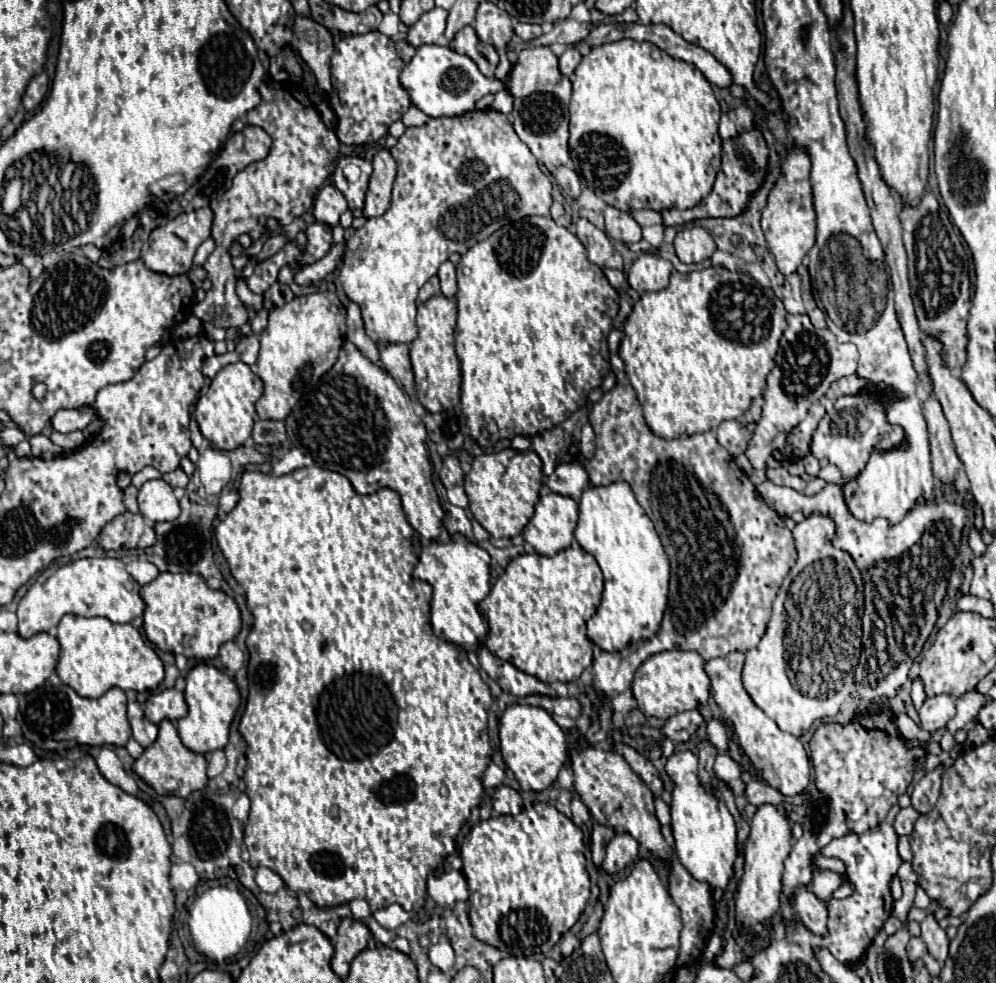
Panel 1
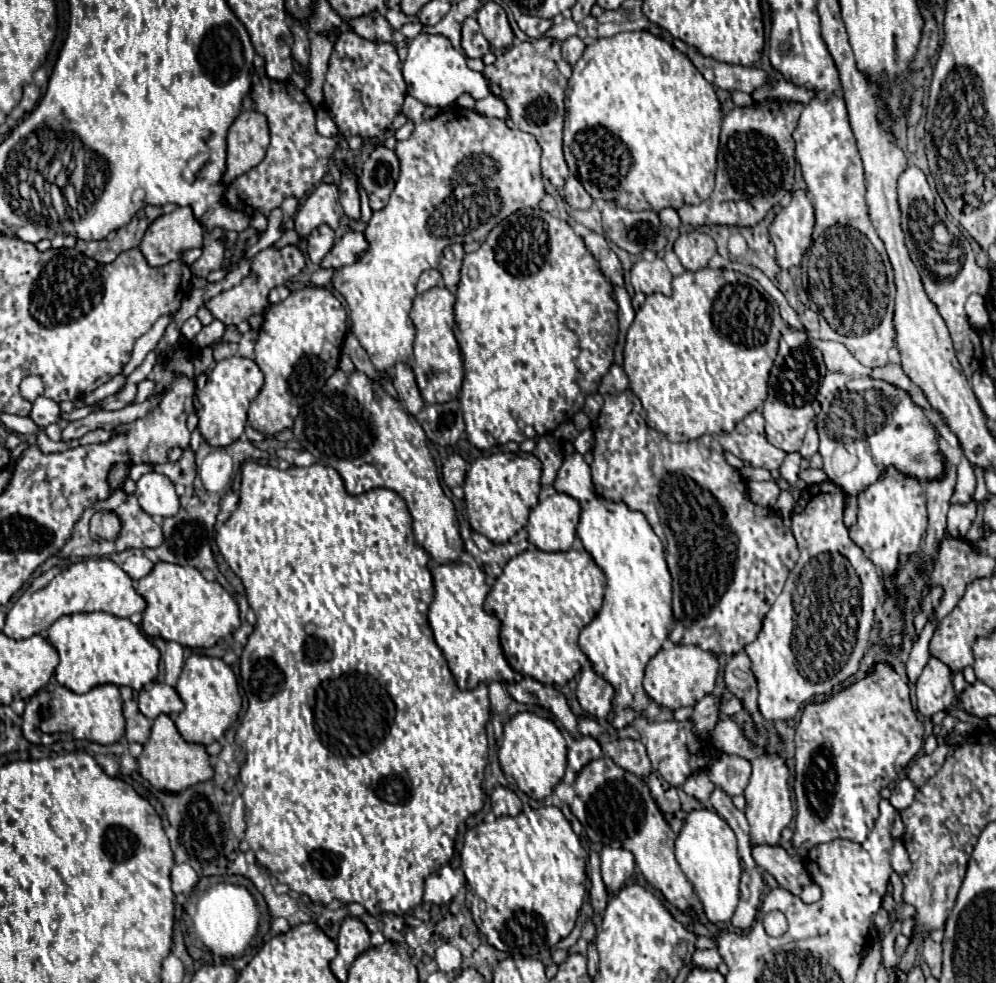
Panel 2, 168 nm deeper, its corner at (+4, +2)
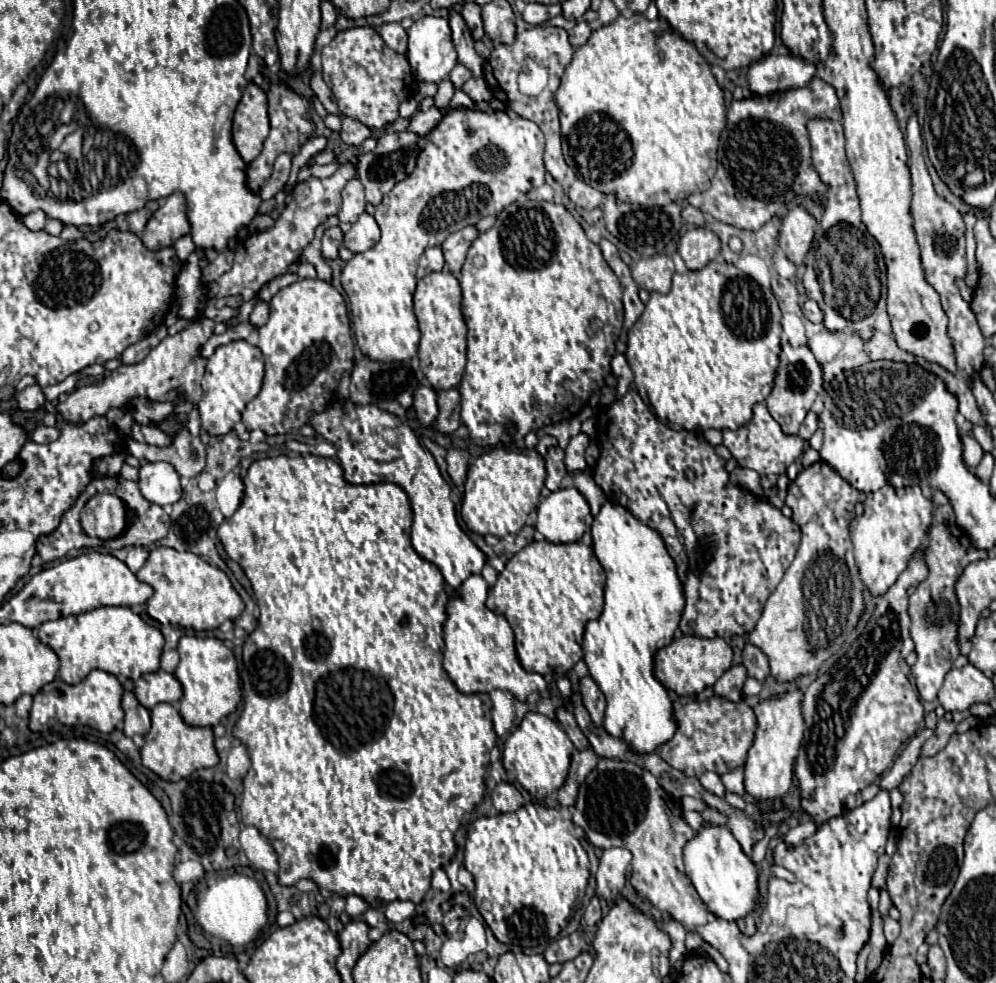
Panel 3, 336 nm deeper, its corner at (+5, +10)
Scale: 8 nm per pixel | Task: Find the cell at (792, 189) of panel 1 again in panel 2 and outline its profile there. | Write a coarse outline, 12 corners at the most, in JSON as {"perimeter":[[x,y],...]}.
{"perimeter":[[804,190],[770,224],[776,262],[800,266],[812,244],[814,208]]}

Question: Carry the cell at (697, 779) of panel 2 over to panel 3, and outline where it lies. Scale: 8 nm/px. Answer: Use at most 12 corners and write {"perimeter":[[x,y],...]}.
{"perimeter":[[715,772],[699,778],[707,792],[725,796],[725,786]]}

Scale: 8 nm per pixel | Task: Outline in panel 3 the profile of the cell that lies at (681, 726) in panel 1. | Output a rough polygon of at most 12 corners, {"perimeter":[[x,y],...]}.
{"perimeter":[[731,666],[715,684],[715,694],[737,702],[747,680],[745,666]]}

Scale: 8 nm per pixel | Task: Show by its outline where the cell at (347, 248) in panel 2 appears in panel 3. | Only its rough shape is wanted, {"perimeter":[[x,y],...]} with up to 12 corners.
{"perimeter":[[367,212],[345,234],[355,254],[379,242],[379,226]]}

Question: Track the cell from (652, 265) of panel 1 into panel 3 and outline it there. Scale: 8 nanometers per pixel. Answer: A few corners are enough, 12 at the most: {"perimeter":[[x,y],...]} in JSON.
{"perimeter":[[665,254],[641,258],[633,280],[647,292],[667,294],[675,274]]}

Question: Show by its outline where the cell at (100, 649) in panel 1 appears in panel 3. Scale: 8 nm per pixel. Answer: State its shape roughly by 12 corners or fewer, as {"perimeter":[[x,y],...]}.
{"perimeter":[[131,608],[43,622],[37,638],[79,684],[95,668],[159,670],[163,634]]}

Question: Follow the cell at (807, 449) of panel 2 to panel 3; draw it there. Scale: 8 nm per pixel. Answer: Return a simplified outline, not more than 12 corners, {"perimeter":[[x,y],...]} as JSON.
{"perimeter":[[809,412],[799,428],[799,436],[809,440],[817,430],[817,414]]}

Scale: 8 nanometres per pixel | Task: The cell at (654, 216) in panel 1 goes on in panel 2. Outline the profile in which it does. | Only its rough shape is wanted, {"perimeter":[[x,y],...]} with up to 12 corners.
{"perimeter":[[674,208],[658,212],[660,222],[666,228],[680,228],[680,218]]}

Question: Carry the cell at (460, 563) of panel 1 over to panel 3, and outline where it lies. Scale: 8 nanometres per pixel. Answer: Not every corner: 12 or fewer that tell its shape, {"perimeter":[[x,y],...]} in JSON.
{"perimeter":[[471,576],[447,604],[443,668],[463,694],[527,702],[523,670],[509,622]]}

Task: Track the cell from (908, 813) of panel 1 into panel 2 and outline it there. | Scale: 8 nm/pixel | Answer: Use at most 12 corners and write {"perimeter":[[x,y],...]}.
{"perimeter":[[908,778],[896,782],[890,804],[904,810],[914,802],[916,788]]}

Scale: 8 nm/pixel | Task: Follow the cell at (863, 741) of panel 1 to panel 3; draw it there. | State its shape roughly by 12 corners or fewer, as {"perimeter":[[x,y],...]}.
{"perimeter":[[923,548],[803,698],[821,826],[891,766],[923,704],[899,668]]}

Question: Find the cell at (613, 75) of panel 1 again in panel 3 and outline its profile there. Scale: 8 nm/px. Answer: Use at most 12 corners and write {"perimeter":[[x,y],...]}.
{"perimeter":[[619,16],[561,76],[583,180],[709,188],[727,112],[693,42]]}

